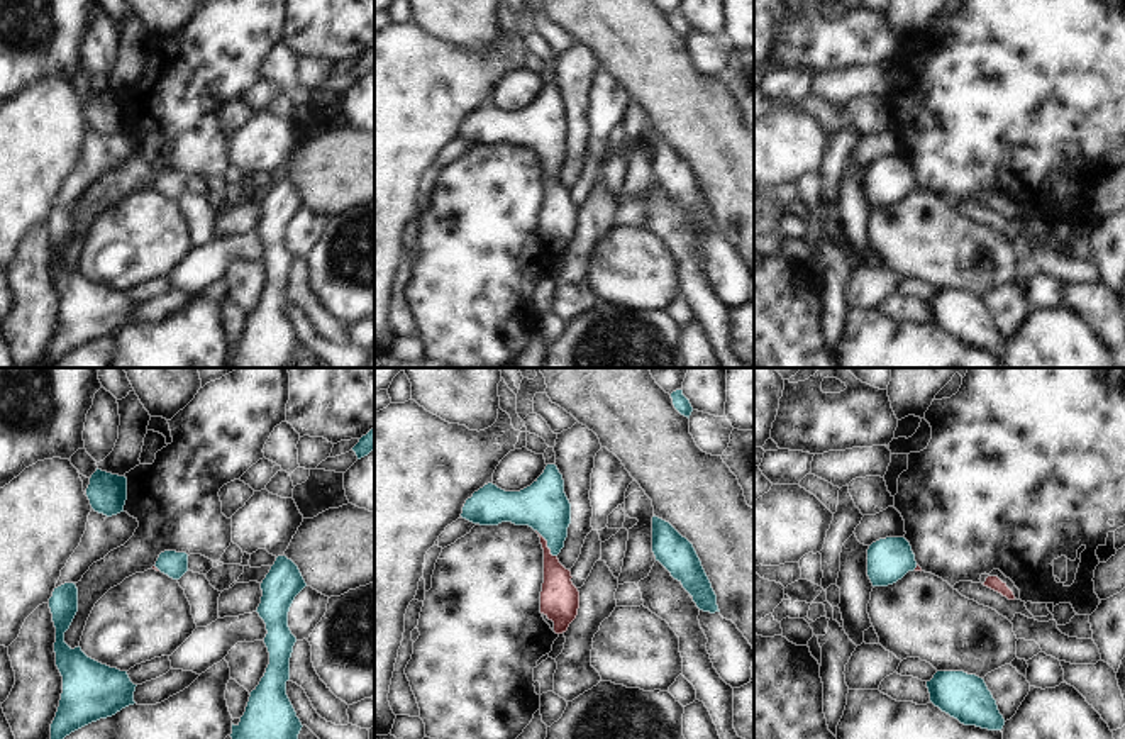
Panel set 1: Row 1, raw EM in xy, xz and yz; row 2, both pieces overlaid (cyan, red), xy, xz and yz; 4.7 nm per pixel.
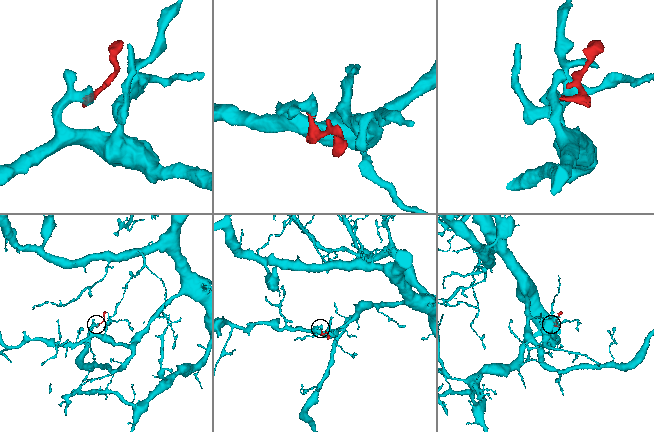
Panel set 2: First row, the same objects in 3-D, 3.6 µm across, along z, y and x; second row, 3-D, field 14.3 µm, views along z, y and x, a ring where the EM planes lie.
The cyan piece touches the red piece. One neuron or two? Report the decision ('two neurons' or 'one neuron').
one neuron

